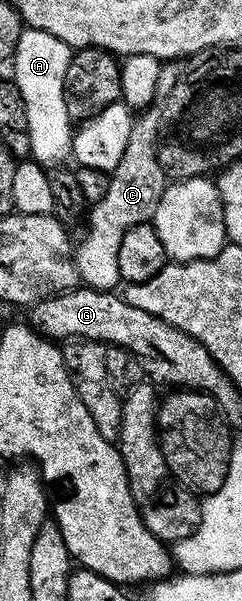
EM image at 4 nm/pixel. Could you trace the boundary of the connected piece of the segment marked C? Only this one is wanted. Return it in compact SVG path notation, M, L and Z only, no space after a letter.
M147 107L134 116L124 158L120 158L113 172L109 173L108 194L104 194L104 198L100 198L100 202L89 209L90 225L87 226L82 241L77 241L74 249L78 279L85 287L101 292L117 289L120 284L120 241L132 226L154 219L156 206L168 183L167 174L158 161L159 127L160 112L157 107Z

